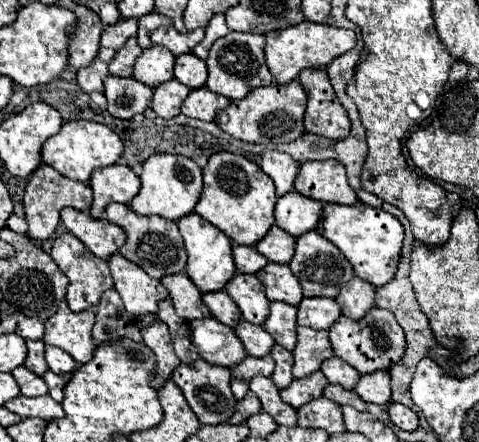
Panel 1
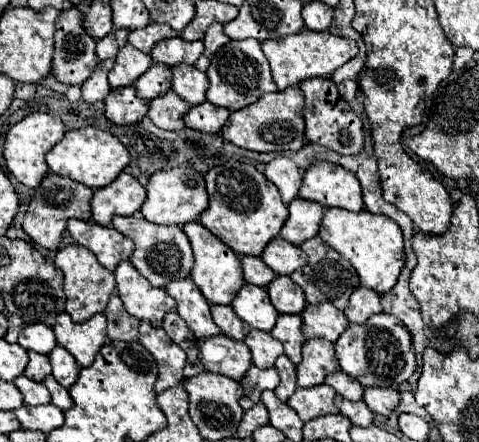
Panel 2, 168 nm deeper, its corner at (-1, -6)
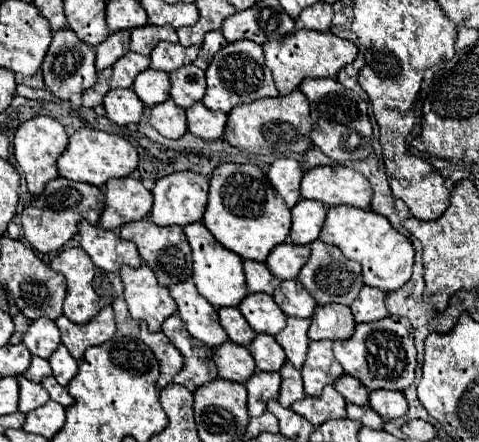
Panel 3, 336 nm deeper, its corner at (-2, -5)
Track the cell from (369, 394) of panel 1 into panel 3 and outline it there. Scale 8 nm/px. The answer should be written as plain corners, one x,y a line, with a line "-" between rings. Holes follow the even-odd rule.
370,391
370,407
384,419
398,419
408,411
408,403
400,391

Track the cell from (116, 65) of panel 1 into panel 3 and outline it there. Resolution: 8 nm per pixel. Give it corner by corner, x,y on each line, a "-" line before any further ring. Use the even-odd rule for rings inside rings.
128,51
124,57
120,57
114,67
112,67
112,79
110,79
110,89
118,89
118,87
132,87
136,75
144,69
148,69
150,65
150,57
140,55
140,53
132,53

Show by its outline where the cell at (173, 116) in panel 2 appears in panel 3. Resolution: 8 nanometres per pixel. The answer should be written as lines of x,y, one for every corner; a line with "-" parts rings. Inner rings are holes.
172,99
150,109
150,125
168,139
180,139
186,133
186,113

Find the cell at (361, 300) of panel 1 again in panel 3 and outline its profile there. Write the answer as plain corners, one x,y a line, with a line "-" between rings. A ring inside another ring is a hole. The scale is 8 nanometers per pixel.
364,285
362,291
358,293
356,301
350,305
356,323
370,323
376,319
384,319
388,315
388,311
384,307
384,297
386,295
380,289

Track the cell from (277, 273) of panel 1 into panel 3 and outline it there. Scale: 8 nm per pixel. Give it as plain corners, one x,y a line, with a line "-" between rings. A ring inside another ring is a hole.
296,279
282,281
276,287
274,301
288,317
312,317
316,309
316,301
302,285
298,285

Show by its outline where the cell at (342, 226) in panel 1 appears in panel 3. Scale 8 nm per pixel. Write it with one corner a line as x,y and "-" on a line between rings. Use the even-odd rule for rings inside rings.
348,205
330,207
326,215
326,223
320,233
320,241
338,247
346,259
358,261
362,265
364,283
384,293
396,291
412,275
412,263
414,263
412,243
402,233
398,233
388,219
372,213
370,209
356,209

